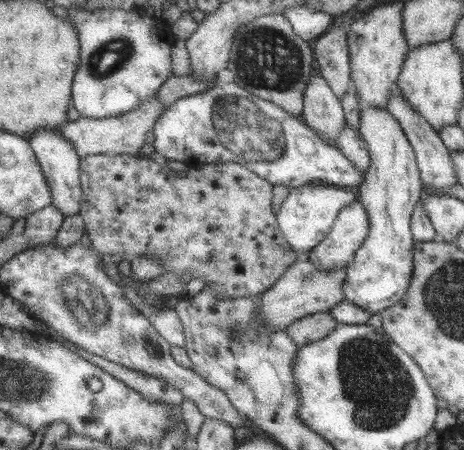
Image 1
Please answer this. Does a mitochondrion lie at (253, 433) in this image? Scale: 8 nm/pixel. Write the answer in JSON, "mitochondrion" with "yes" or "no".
{"mitochondrion":"no"}

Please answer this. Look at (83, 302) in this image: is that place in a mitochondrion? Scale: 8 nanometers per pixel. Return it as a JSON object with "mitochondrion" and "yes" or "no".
{"mitochondrion":"yes"}

